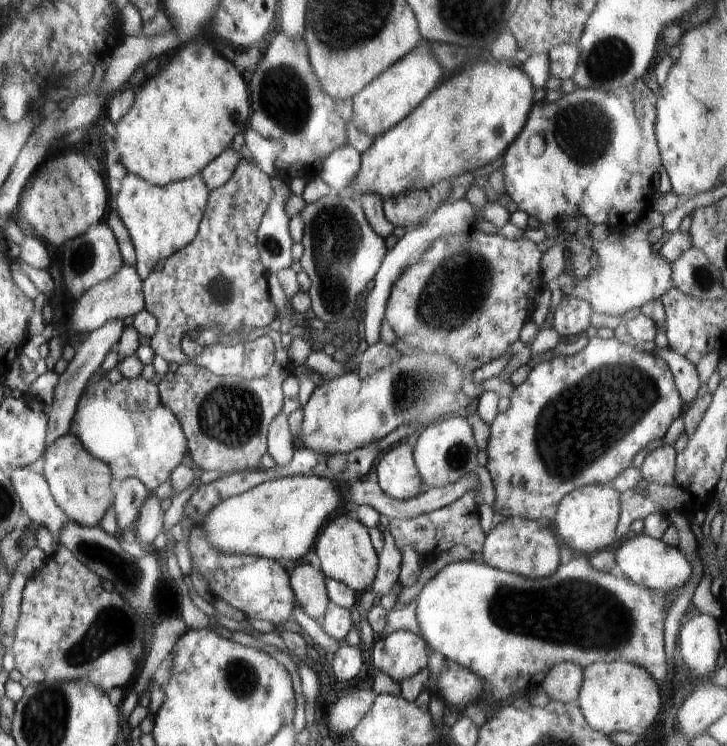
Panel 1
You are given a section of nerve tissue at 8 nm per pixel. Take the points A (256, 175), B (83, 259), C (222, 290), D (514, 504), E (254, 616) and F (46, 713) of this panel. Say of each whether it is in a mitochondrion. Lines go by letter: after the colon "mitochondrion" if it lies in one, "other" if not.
A: other
B: mitochondrion
C: mitochondrion
D: other
E: other
F: mitochondrion

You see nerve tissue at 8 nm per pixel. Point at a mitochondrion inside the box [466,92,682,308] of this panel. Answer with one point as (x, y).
(595, 130)

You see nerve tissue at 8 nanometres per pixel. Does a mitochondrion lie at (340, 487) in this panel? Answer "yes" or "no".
no

